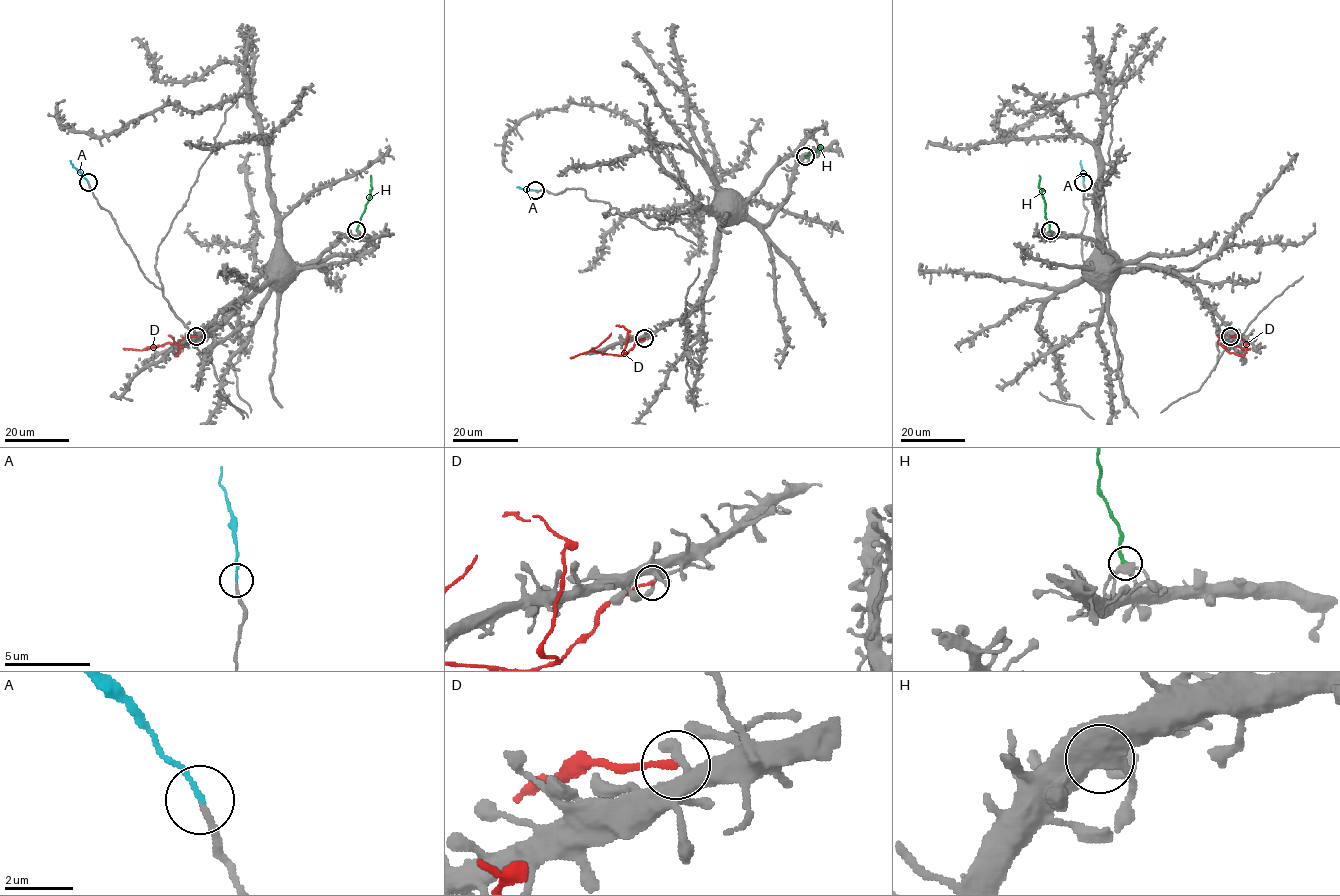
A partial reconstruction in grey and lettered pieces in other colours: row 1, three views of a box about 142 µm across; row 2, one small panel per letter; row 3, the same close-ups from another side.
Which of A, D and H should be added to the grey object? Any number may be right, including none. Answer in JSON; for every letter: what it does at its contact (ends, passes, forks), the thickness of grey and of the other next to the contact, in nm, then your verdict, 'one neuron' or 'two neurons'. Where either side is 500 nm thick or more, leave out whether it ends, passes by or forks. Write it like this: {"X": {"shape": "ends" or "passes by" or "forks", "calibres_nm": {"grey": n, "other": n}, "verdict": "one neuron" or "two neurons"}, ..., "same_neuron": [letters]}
{"A": {"shape": "ends", "calibres_nm": {"grey": 160, "other": 140}, "verdict": "one neuron"}, "D": {"shape": "ends", "calibres_nm": {"grey": 320, "other": 190}, "verdict": "two neurons"}, "H": {"calibres_nm": {"grey": 600, "other": 200}, "verdict": "two neurons"}, "same_neuron": ["A"]}

